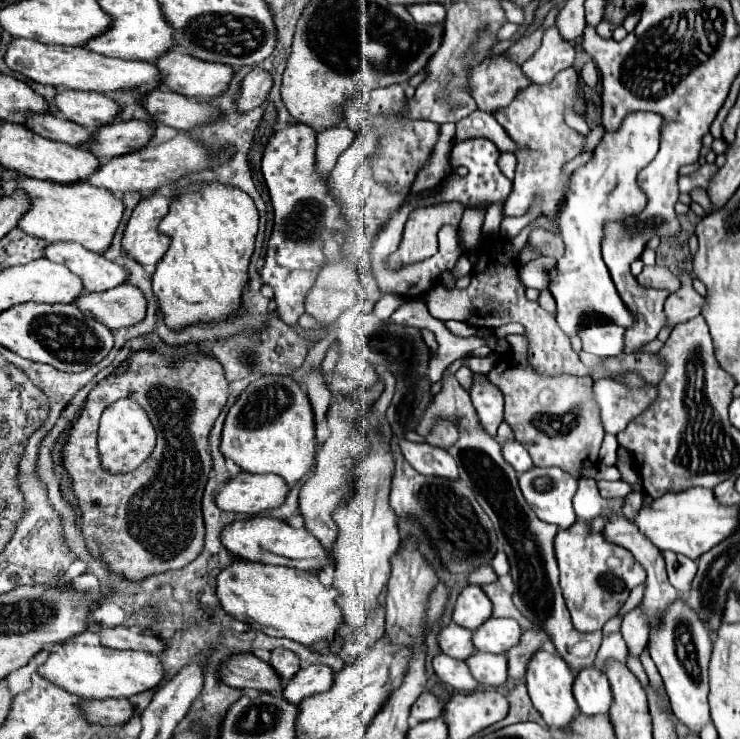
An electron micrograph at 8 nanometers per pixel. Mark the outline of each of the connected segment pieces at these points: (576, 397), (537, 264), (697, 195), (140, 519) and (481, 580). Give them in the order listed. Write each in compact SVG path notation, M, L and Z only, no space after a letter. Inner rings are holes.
M507 336L507 342L509 342L511 350L505 352L505 354L499 358L499 362L495 364L495 368L487 374L487 378L489 378L489 380L501 390L501 394L503 394L503 400L505 400L505 422L511 426L515 438L519 438L519 442L523 442L523 446L527 446L527 452L531 454L531 460L533 460L535 466L543 466L543 468L547 468L547 466L557 466L557 468L567 470L567 472L573 474L575 478L579 478L581 468L585 468L585 466L595 466L595 464L597 464L597 460L599 460L599 448L601 448L603 434L605 434L605 432L603 432L603 424L599 422L599 406L597 406L595 396L593 396L593 378L591 378L591 376L573 376L573 374L543 376L543 374L535 372L533 366L531 366L531 362L527 360L527 348L529 348L529 342L527 342L525 336Z
M539 256L521 266L521 280L527 288L547 290L549 285L548 273L556 265L557 260L548 256Z
M696 188L693 190L690 194L690 197L692 201L698 203L700 206L703 207L703 209L707 212L710 213L712 210L712 205L710 203L710 200L707 196L707 193L705 190L701 188Z
M143 350L129 356L129 362L131 364L127 364L123 374L113 374L91 390L85 408L77 424L71 428L69 440L65 444L65 464L73 478L73 492L79 500L83 532L87 536L91 554L99 556L111 570L121 572L125 578L141 580L151 574L183 568L193 562L193 558L203 550L205 522L201 512L201 498L213 466L207 438L227 402L229 384L225 380L223 366L209 356L187 356L185 360L177 360L177 364L171 366L163 354ZM119 398L135 400L147 412L157 432L155 450L151 452L147 462L131 470L131 474L107 474L107 470L103 470L99 462L97 450L99 418L103 410Z
M487 564L487 566L479 566L479 570L475 570L475 572L471 572L469 574L469 582L471 584L479 584L479 586L483 586L483 584L489 584L489 582L495 582L499 576L495 574L495 570Z

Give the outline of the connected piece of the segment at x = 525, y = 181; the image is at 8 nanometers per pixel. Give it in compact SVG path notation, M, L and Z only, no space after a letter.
M567 68L567 70L559 72L555 76L555 80L551 80L547 86L531 84L529 88L519 92L519 96L507 108L495 112L495 120L507 130L511 140L515 140L519 146L523 146L523 150L517 152L517 172L515 172L515 180L513 180L513 190L505 202L505 216L523 216L529 212L529 208L537 200L541 202L543 216L557 214L557 206L561 206L563 198L567 198L571 176L563 172L563 166L569 160L573 160L575 156L579 156L583 152L583 146L585 146L585 136L581 136L577 130L569 128L565 124L565 118L563 118L563 110L567 110L567 108L571 108L577 116L585 116L585 100L579 96L577 86L579 86L577 72L573 68Z

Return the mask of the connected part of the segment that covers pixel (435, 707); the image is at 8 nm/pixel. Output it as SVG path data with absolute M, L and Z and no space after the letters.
M423 692L411 706L411 720L415 722L433 720L433 718L439 718L441 712L443 712L443 704L439 702L439 698L431 692Z

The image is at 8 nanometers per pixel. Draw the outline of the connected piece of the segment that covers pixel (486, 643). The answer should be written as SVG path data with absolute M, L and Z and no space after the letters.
M489 618L473 632L473 644L479 652L503 654L519 644L521 628L513 618Z

